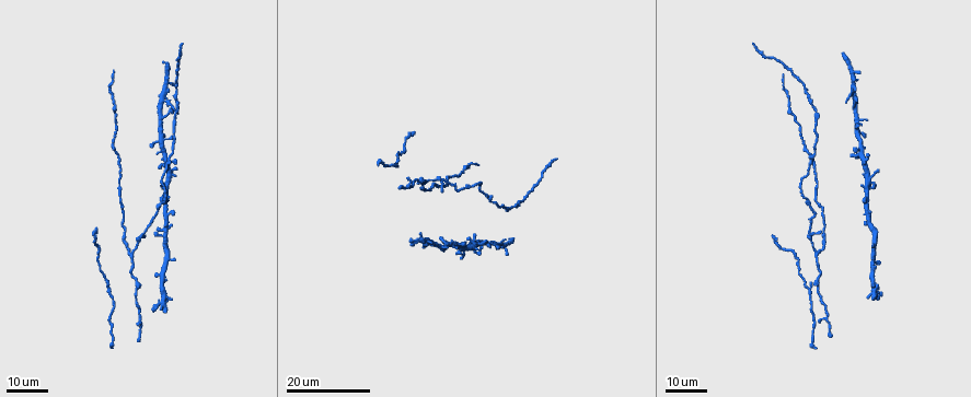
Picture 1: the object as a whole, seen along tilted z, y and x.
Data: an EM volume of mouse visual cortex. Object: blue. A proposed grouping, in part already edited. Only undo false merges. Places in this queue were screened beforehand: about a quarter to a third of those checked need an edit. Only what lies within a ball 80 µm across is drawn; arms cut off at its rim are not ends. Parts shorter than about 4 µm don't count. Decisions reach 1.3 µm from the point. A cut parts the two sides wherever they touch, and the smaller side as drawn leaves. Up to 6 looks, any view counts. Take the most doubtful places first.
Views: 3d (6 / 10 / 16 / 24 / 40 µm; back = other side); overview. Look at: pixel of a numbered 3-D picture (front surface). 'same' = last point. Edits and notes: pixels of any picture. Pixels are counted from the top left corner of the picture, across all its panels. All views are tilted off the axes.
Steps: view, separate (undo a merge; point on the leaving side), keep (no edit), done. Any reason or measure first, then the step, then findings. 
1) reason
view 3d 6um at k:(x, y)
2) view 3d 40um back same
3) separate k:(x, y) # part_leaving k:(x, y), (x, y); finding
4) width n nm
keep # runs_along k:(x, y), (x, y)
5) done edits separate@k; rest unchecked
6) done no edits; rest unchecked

branch point
view 3d 24um at 1:(130, 255)

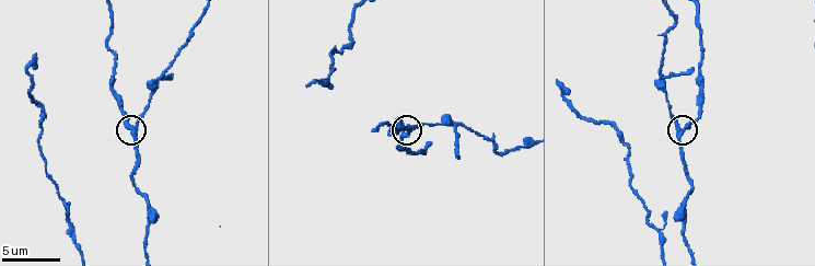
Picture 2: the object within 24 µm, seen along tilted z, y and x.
view 3d 10um at 2:(682, 131)

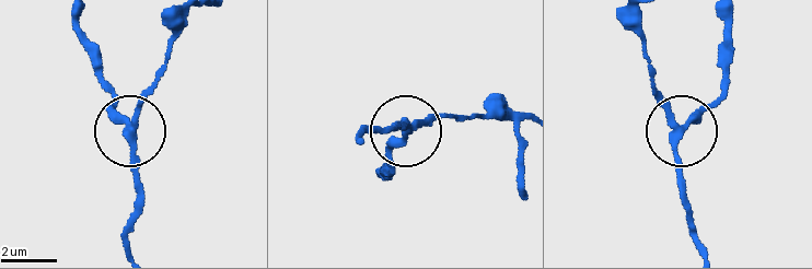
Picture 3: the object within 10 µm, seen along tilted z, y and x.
width 260 nm
keep # runs_along 3:(525, 118), (480, 114), (389, 126); continuous, no second neuron

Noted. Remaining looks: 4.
thin arm on a thick one
view 3d 6um at 2:(66, 213)

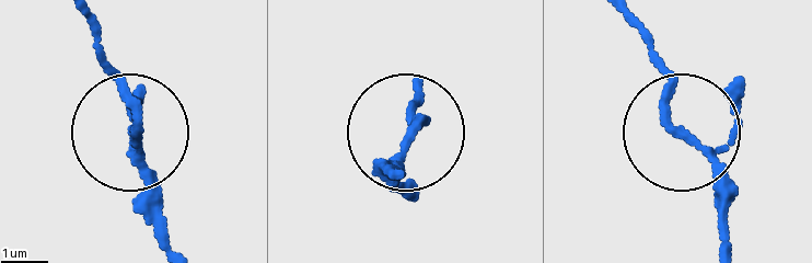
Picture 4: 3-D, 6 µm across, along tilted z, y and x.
view 3d 6um back at 4:(677, 128)

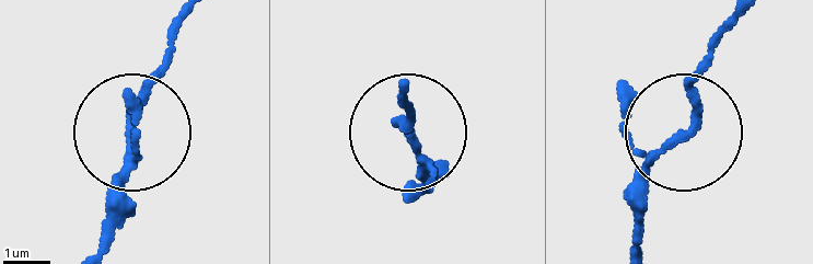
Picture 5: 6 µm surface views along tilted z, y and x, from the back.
width 150 nm
keep # continuous, no second neuron

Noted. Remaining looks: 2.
two arms in line, one across
view 3d 24um at 1:(826, 317)

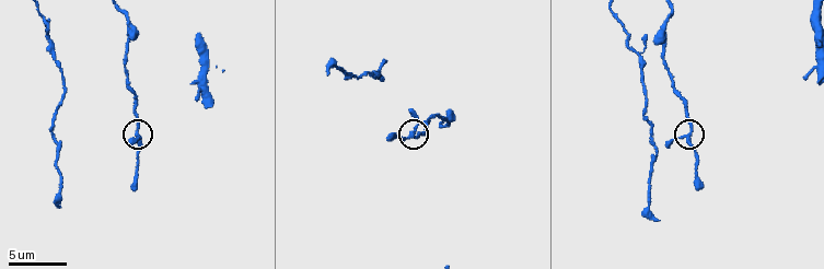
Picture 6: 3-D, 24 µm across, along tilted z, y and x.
view 3d 6um at 6:(692, 129)

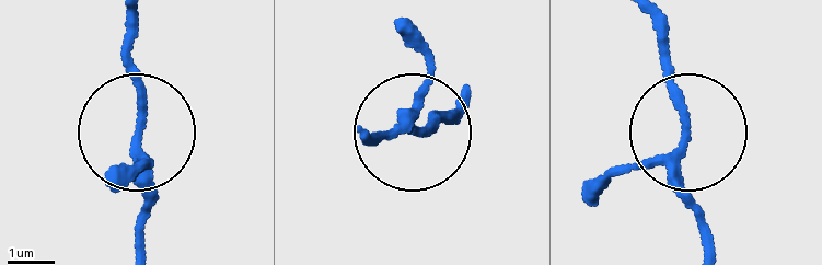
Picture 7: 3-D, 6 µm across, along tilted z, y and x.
arms 3
keep # all the same neuron

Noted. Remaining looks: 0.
done no edits; rest unchecked

